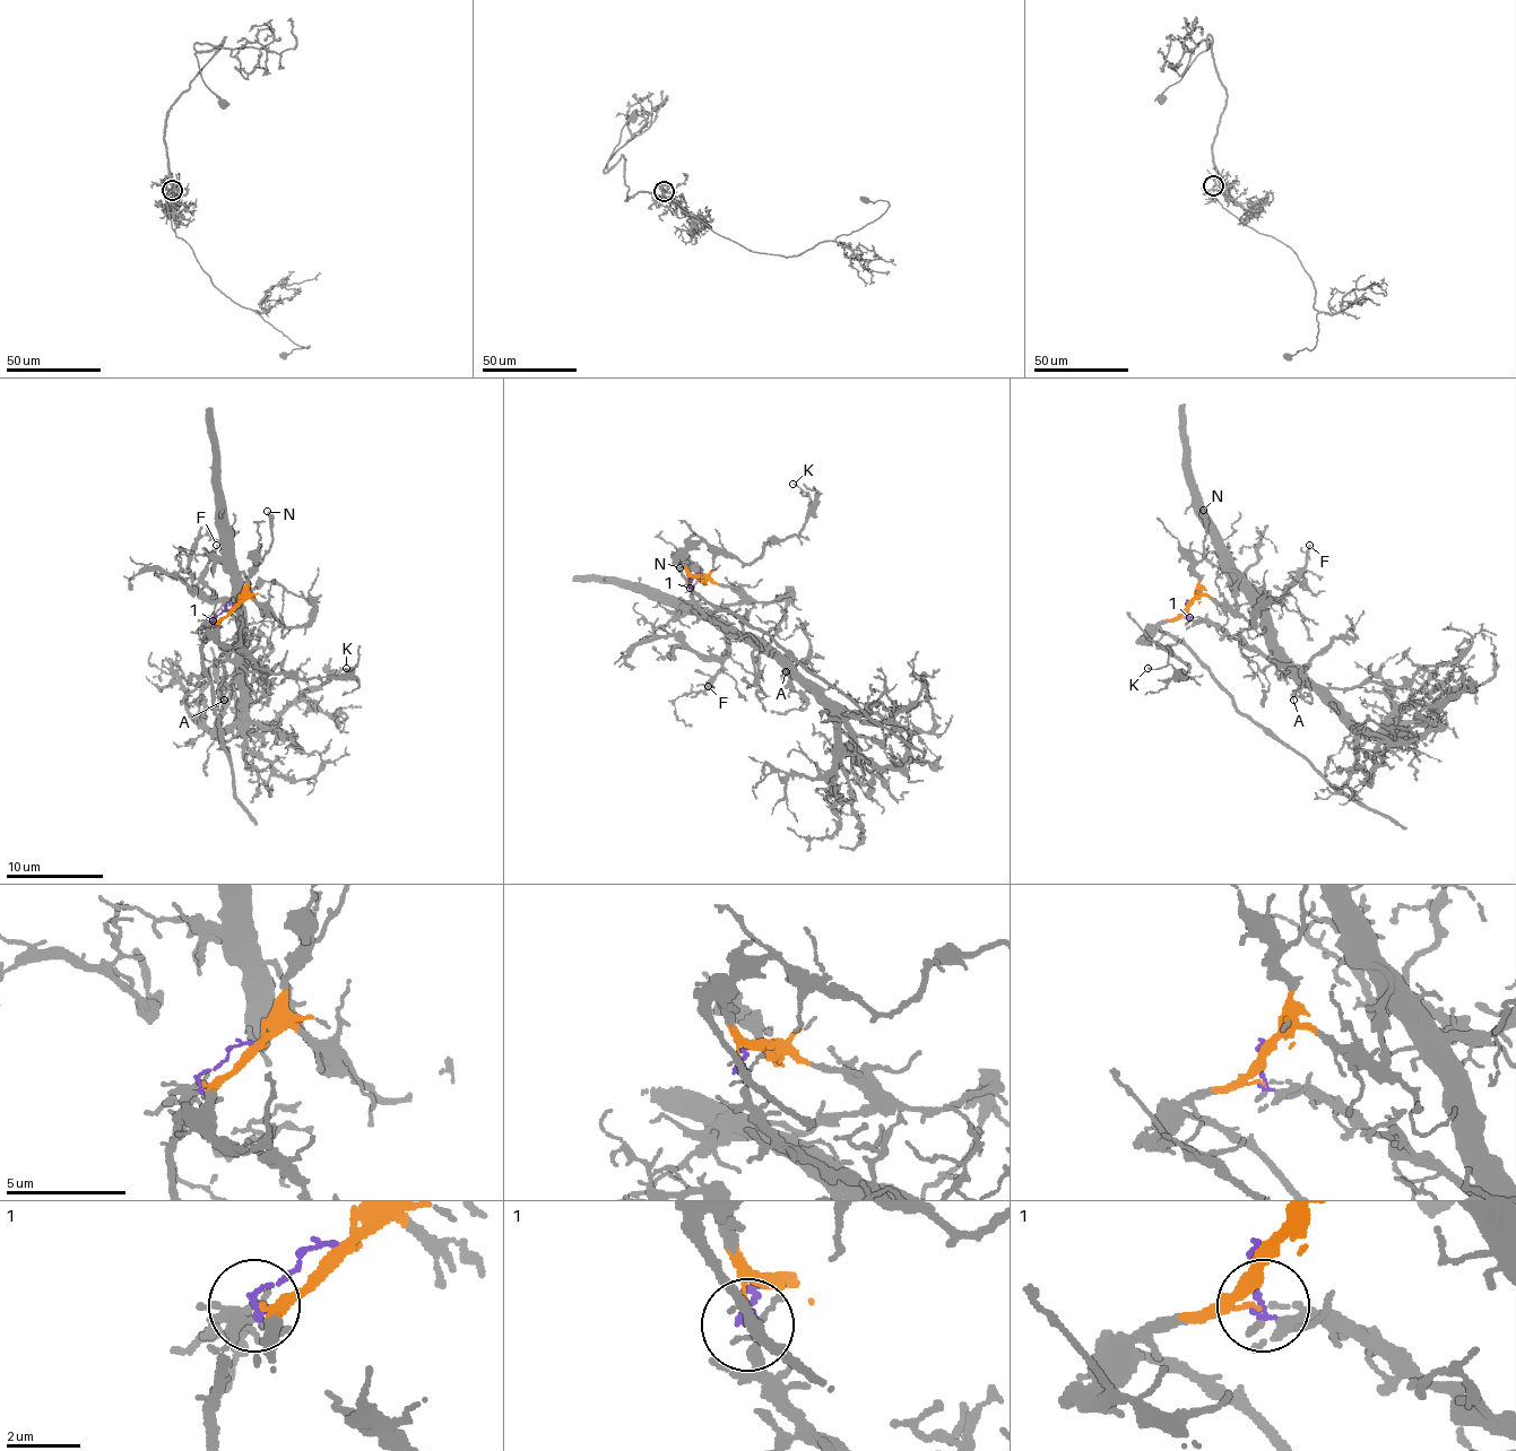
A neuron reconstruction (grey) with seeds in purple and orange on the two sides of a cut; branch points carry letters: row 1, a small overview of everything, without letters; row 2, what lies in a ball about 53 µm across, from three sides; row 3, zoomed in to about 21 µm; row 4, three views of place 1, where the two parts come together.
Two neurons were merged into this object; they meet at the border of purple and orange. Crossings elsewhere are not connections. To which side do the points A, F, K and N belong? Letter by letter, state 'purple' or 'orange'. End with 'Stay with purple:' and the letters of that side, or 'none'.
A: purple
F: purple
K: orange
N: orange
Stay with purple: A, F

